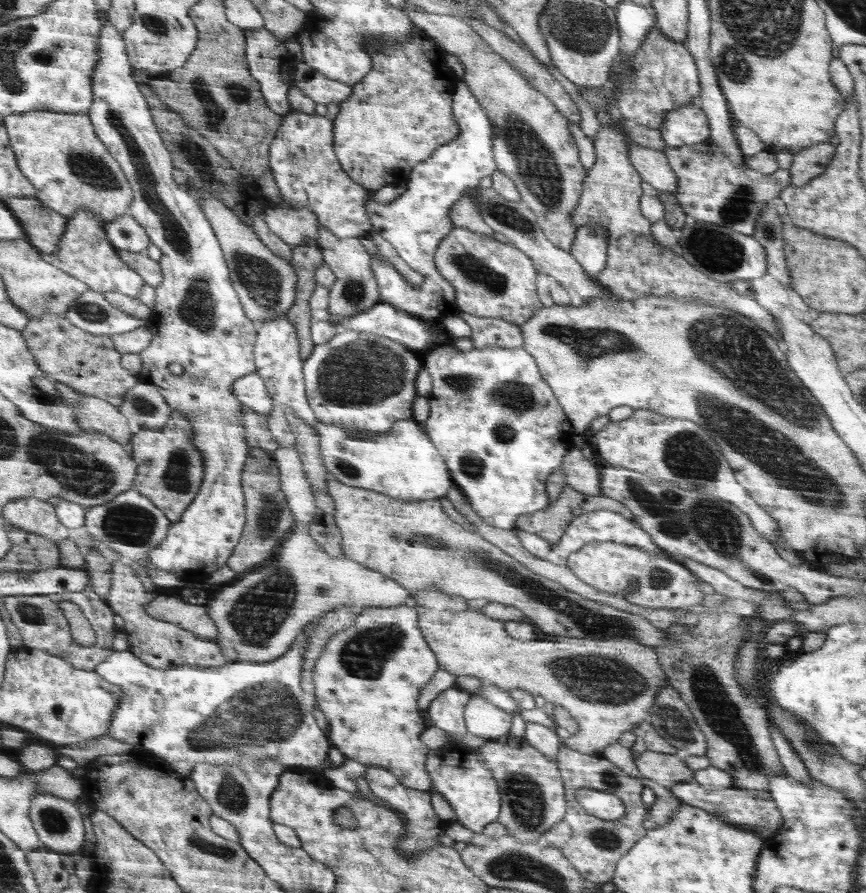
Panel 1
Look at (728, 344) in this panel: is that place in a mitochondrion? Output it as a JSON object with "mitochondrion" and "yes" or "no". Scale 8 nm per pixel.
{"mitochondrion":"yes"}

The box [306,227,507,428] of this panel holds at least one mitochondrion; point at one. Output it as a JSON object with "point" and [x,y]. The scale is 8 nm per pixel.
{"point":[366,372]}

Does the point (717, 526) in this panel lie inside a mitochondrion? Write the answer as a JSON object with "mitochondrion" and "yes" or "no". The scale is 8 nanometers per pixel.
{"mitochondrion":"yes"}

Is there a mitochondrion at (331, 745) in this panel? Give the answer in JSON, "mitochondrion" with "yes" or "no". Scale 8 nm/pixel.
{"mitochondrion":"no"}

